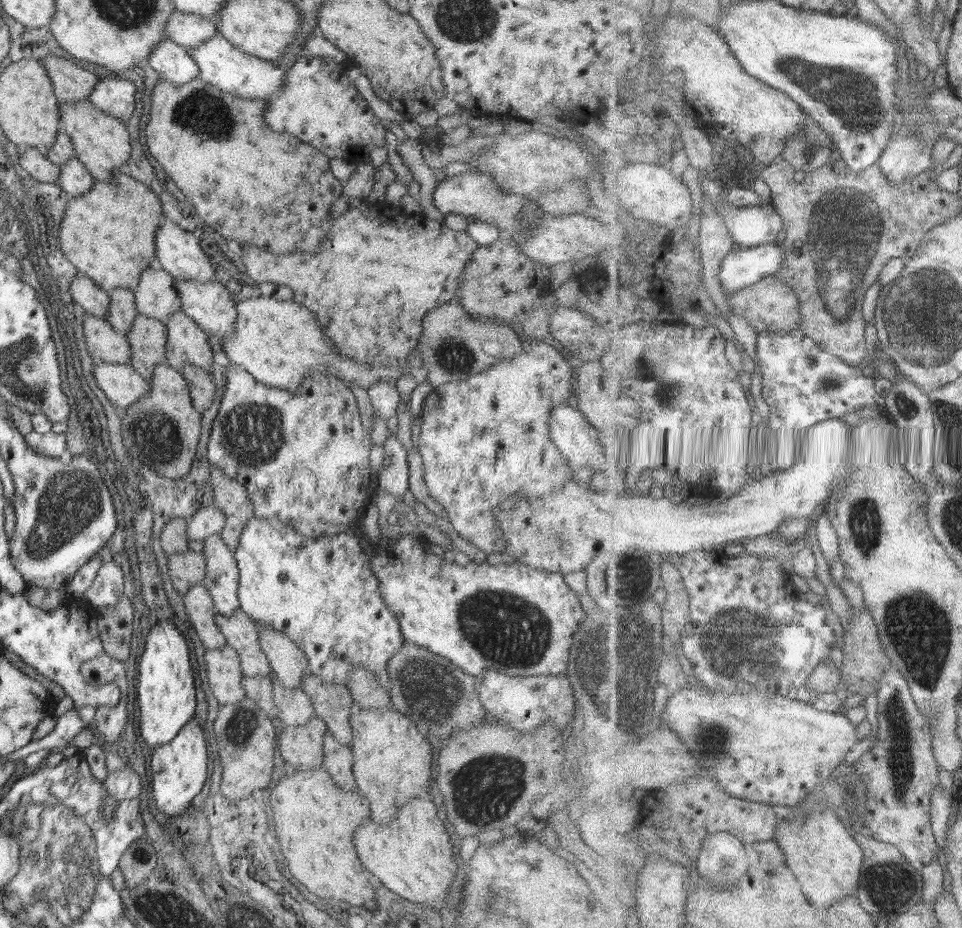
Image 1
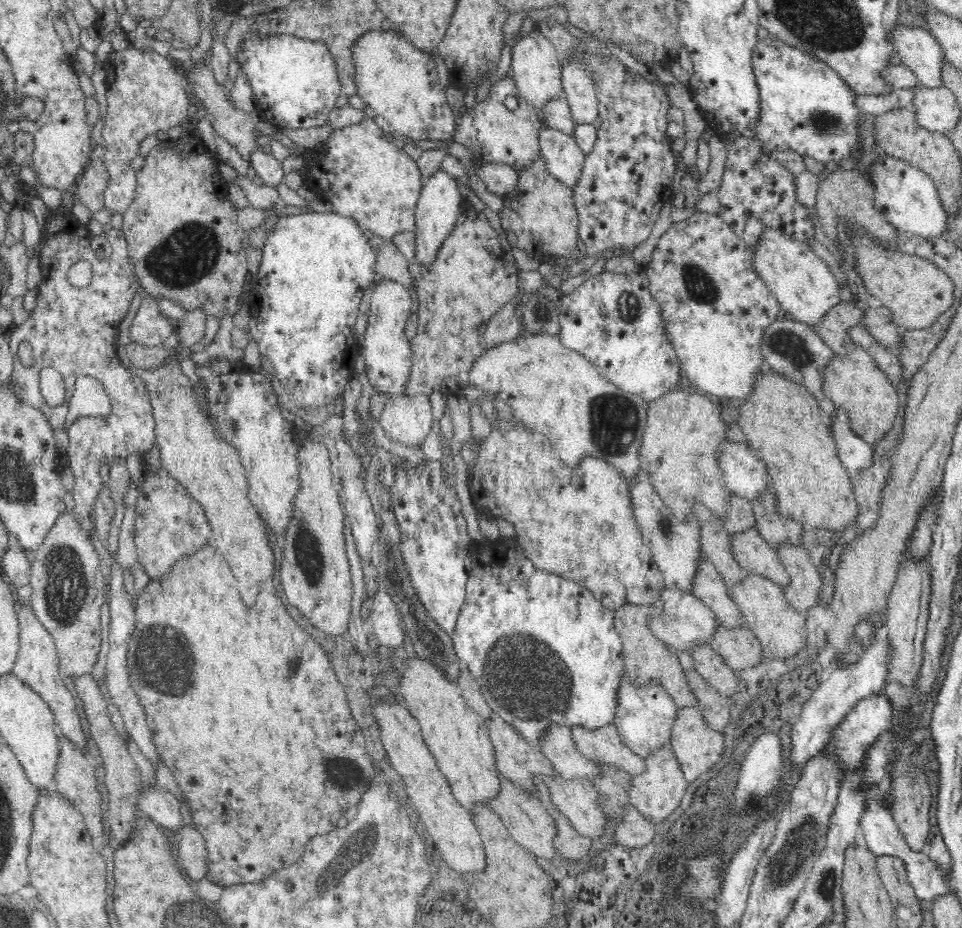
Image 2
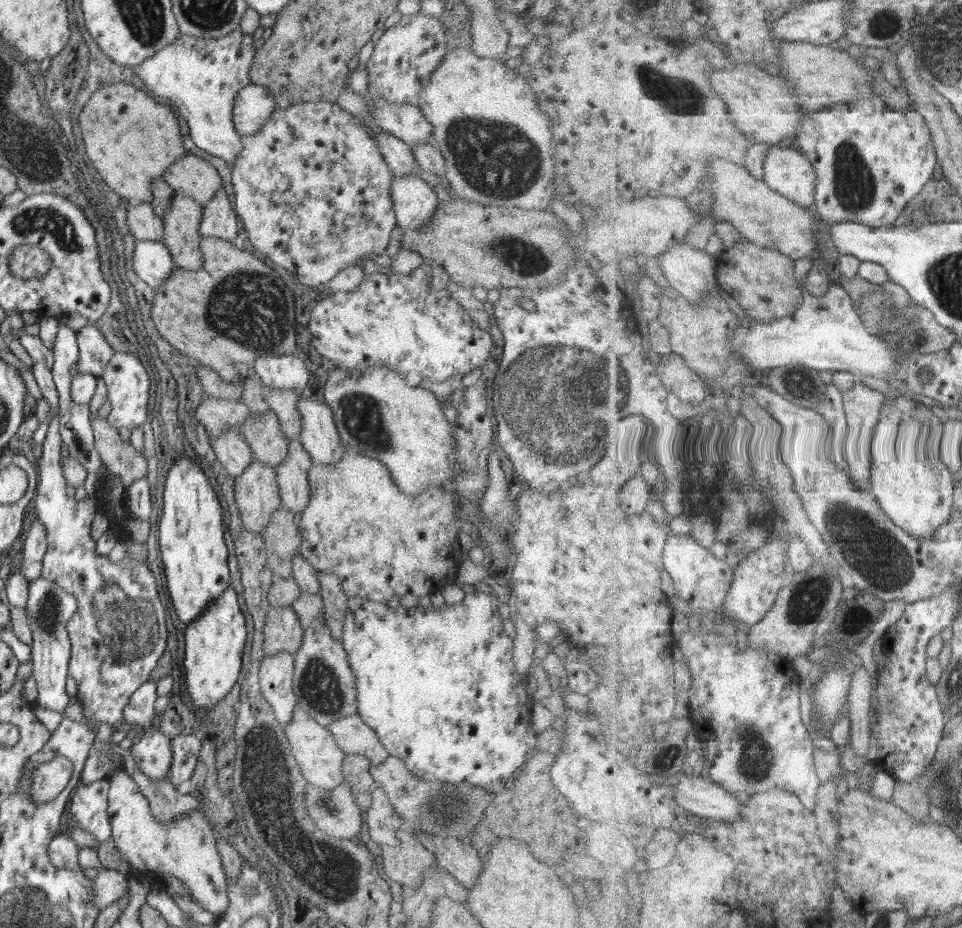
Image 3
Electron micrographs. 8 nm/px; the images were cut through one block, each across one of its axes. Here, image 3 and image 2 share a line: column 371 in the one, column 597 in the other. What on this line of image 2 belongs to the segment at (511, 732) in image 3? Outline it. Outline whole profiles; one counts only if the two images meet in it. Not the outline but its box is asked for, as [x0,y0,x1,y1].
[450,518,625,744]

